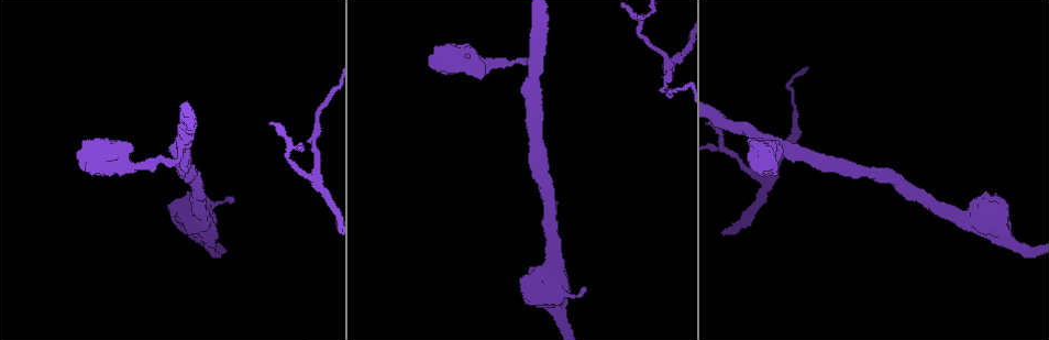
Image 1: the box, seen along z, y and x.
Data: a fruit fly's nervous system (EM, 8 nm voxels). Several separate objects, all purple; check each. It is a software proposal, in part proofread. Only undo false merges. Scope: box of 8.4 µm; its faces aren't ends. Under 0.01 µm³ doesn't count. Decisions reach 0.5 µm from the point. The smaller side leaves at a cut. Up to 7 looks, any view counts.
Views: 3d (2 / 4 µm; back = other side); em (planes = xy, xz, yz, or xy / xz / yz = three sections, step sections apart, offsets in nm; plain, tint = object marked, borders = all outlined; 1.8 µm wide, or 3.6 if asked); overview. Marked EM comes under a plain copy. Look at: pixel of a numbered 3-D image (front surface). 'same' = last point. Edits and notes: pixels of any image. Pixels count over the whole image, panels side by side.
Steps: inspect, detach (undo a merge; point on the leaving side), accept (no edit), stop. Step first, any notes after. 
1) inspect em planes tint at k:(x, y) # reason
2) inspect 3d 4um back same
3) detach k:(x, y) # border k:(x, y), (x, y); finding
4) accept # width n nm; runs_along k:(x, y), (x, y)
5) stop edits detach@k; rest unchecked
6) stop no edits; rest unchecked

inspect em 3.6um yz step 16 tint at 1:(556, 309)

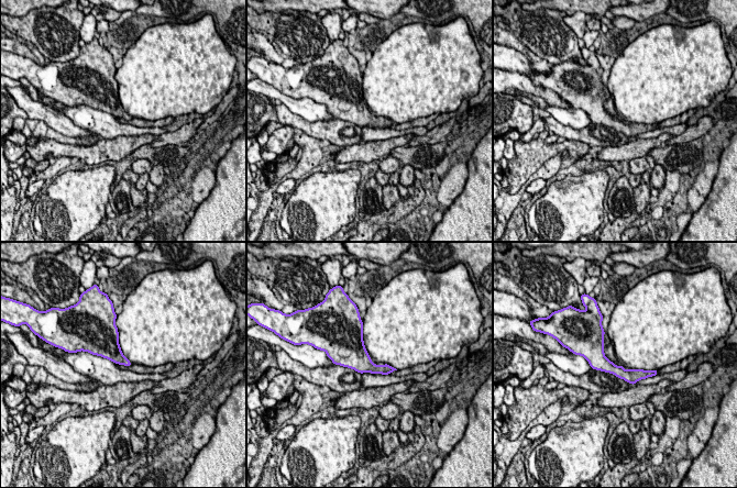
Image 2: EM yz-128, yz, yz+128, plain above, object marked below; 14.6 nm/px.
accept # runs_along 2:(587, 355), (625, 375), (645, 375); continuous, no second neuron

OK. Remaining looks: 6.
inspect em planes tint at 1:(665, 67) # branch point

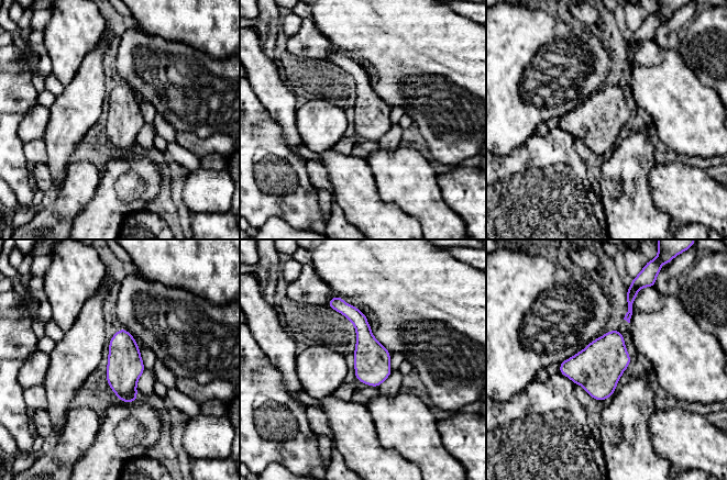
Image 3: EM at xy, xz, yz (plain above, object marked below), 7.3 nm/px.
accept # runs_along 3:(340, 301), (363, 328), (375, 383); all the same neuron

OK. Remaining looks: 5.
inspect 3d 4um at 1:(123, 154) # arms part here

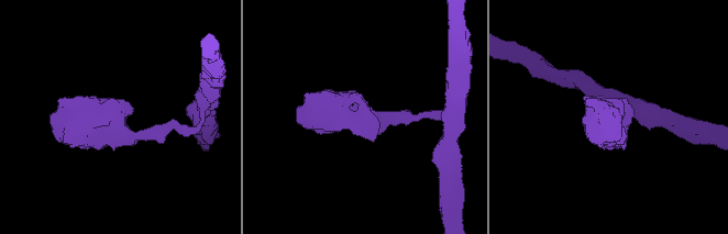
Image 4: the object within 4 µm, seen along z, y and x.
inspect em planes tint at 4:(362, 122)

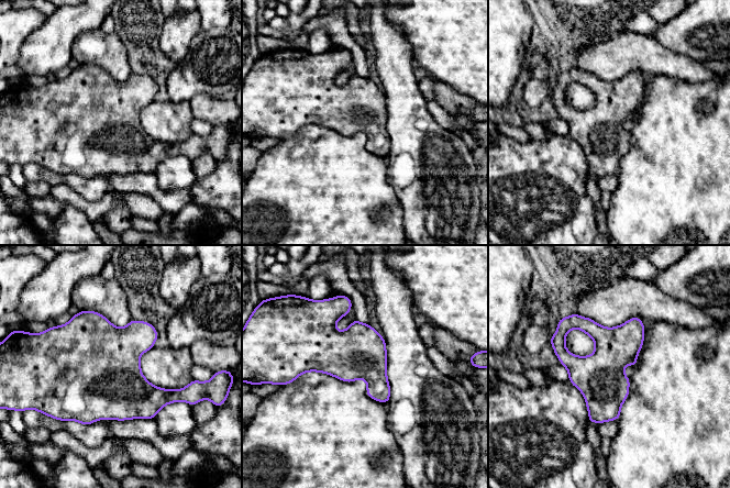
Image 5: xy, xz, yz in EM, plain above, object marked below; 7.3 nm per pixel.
accept # all the same neuron

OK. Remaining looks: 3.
stop no edits; rest unchecked

